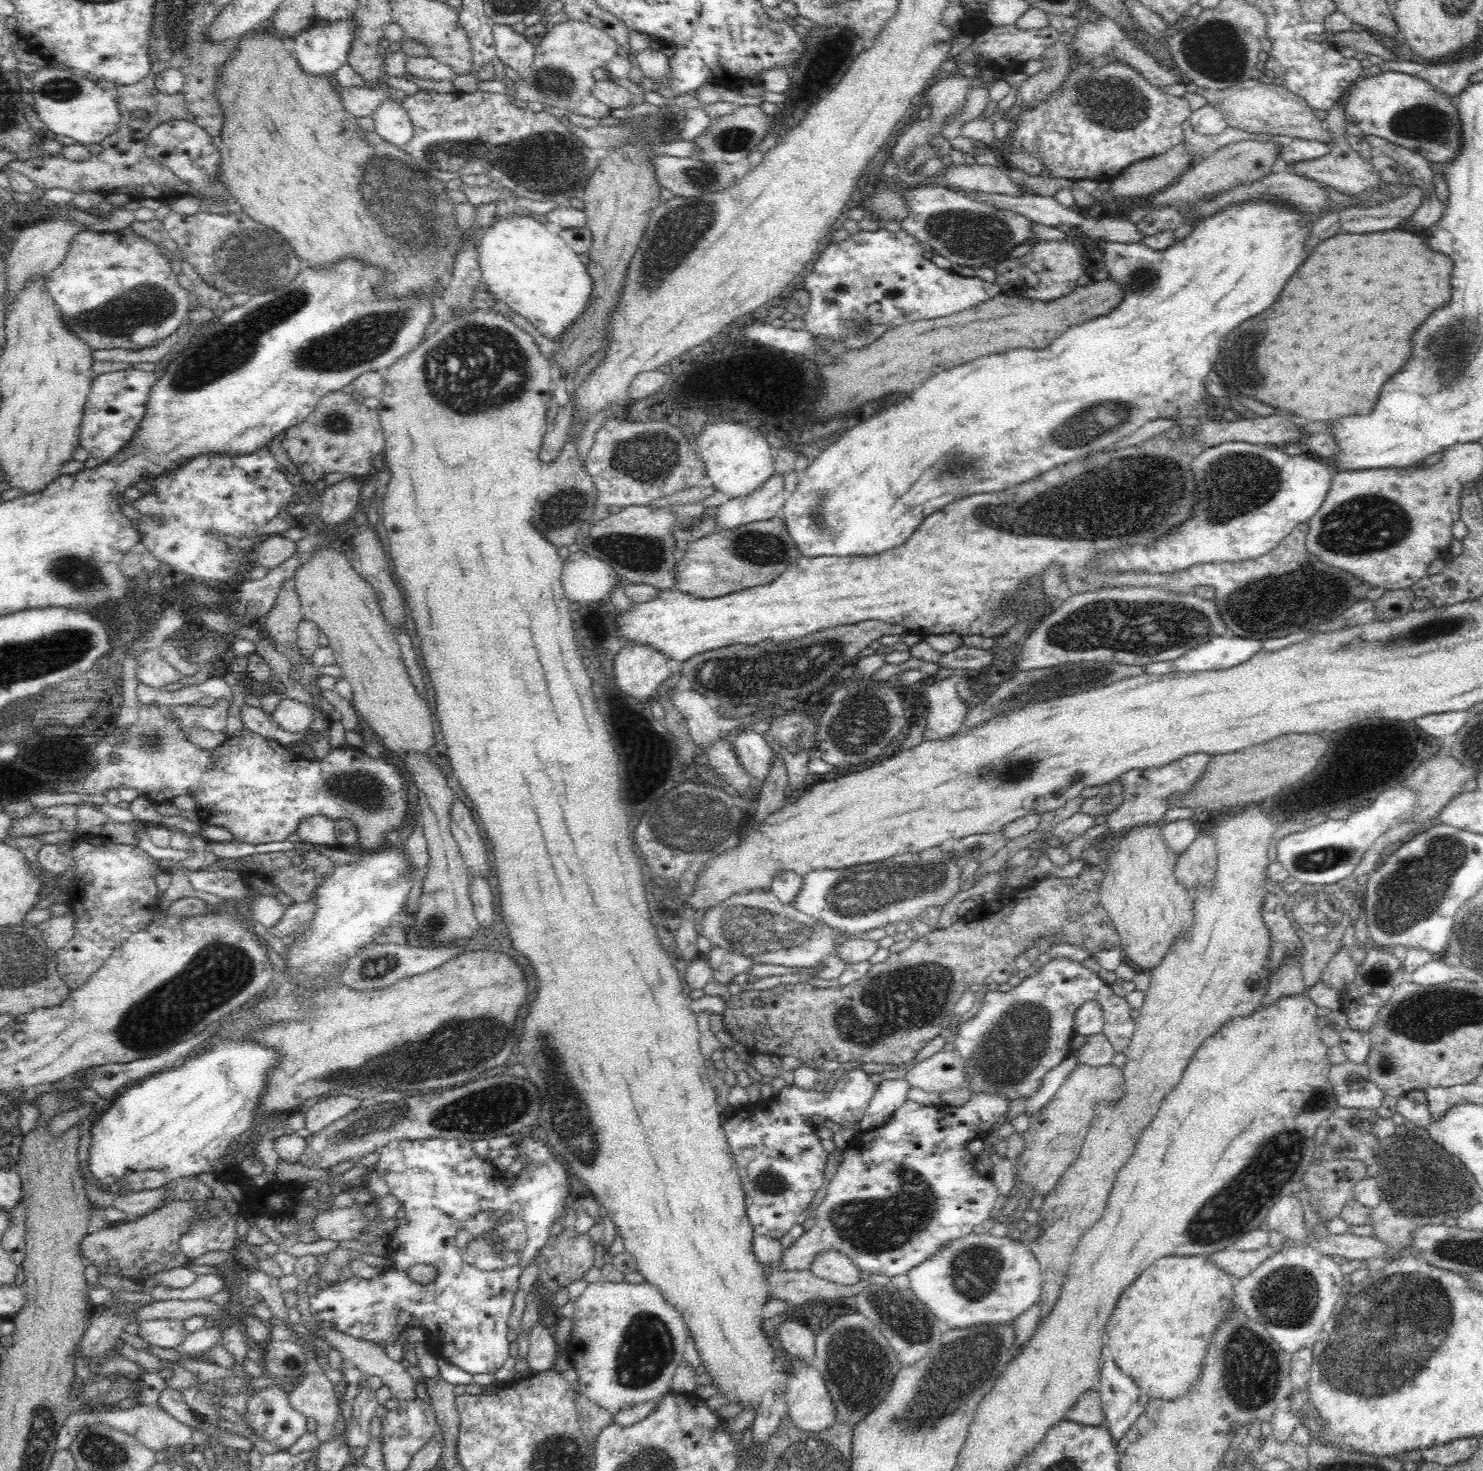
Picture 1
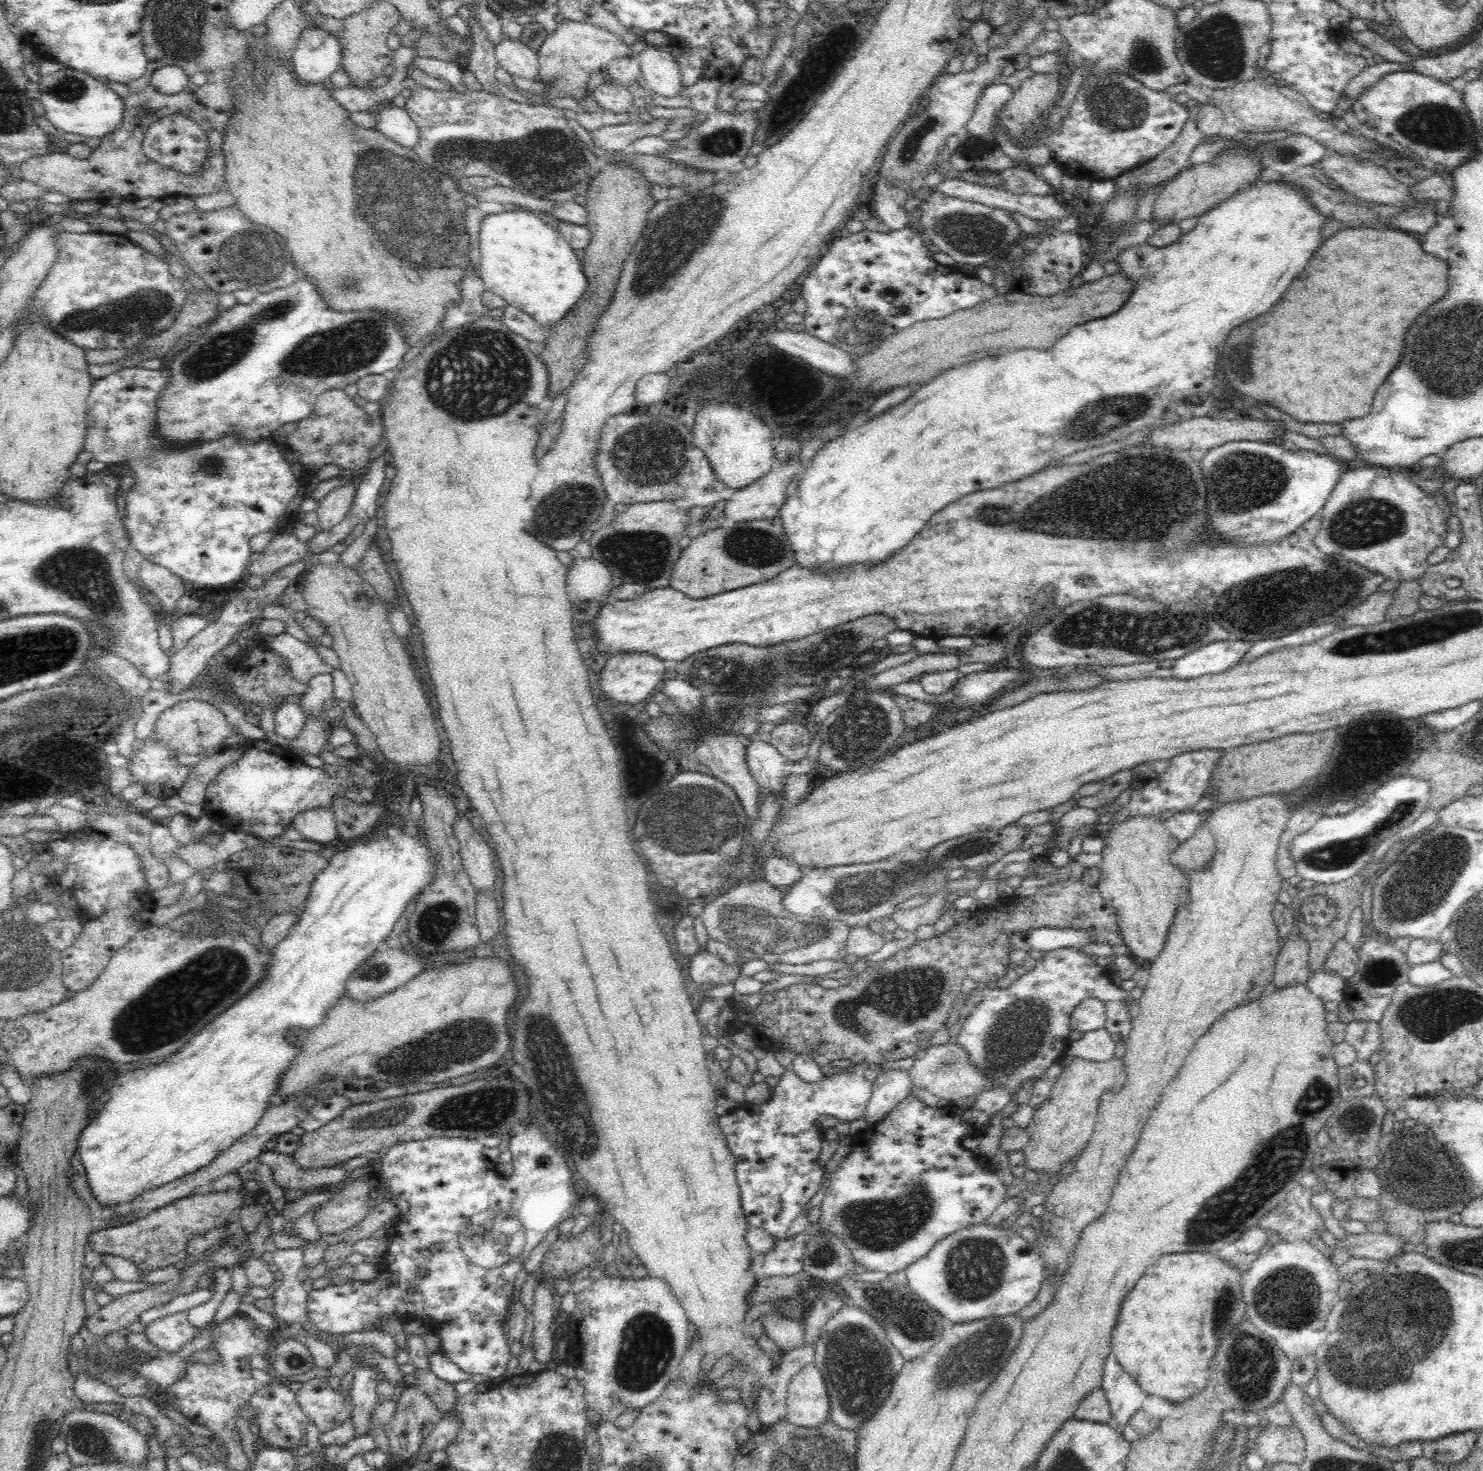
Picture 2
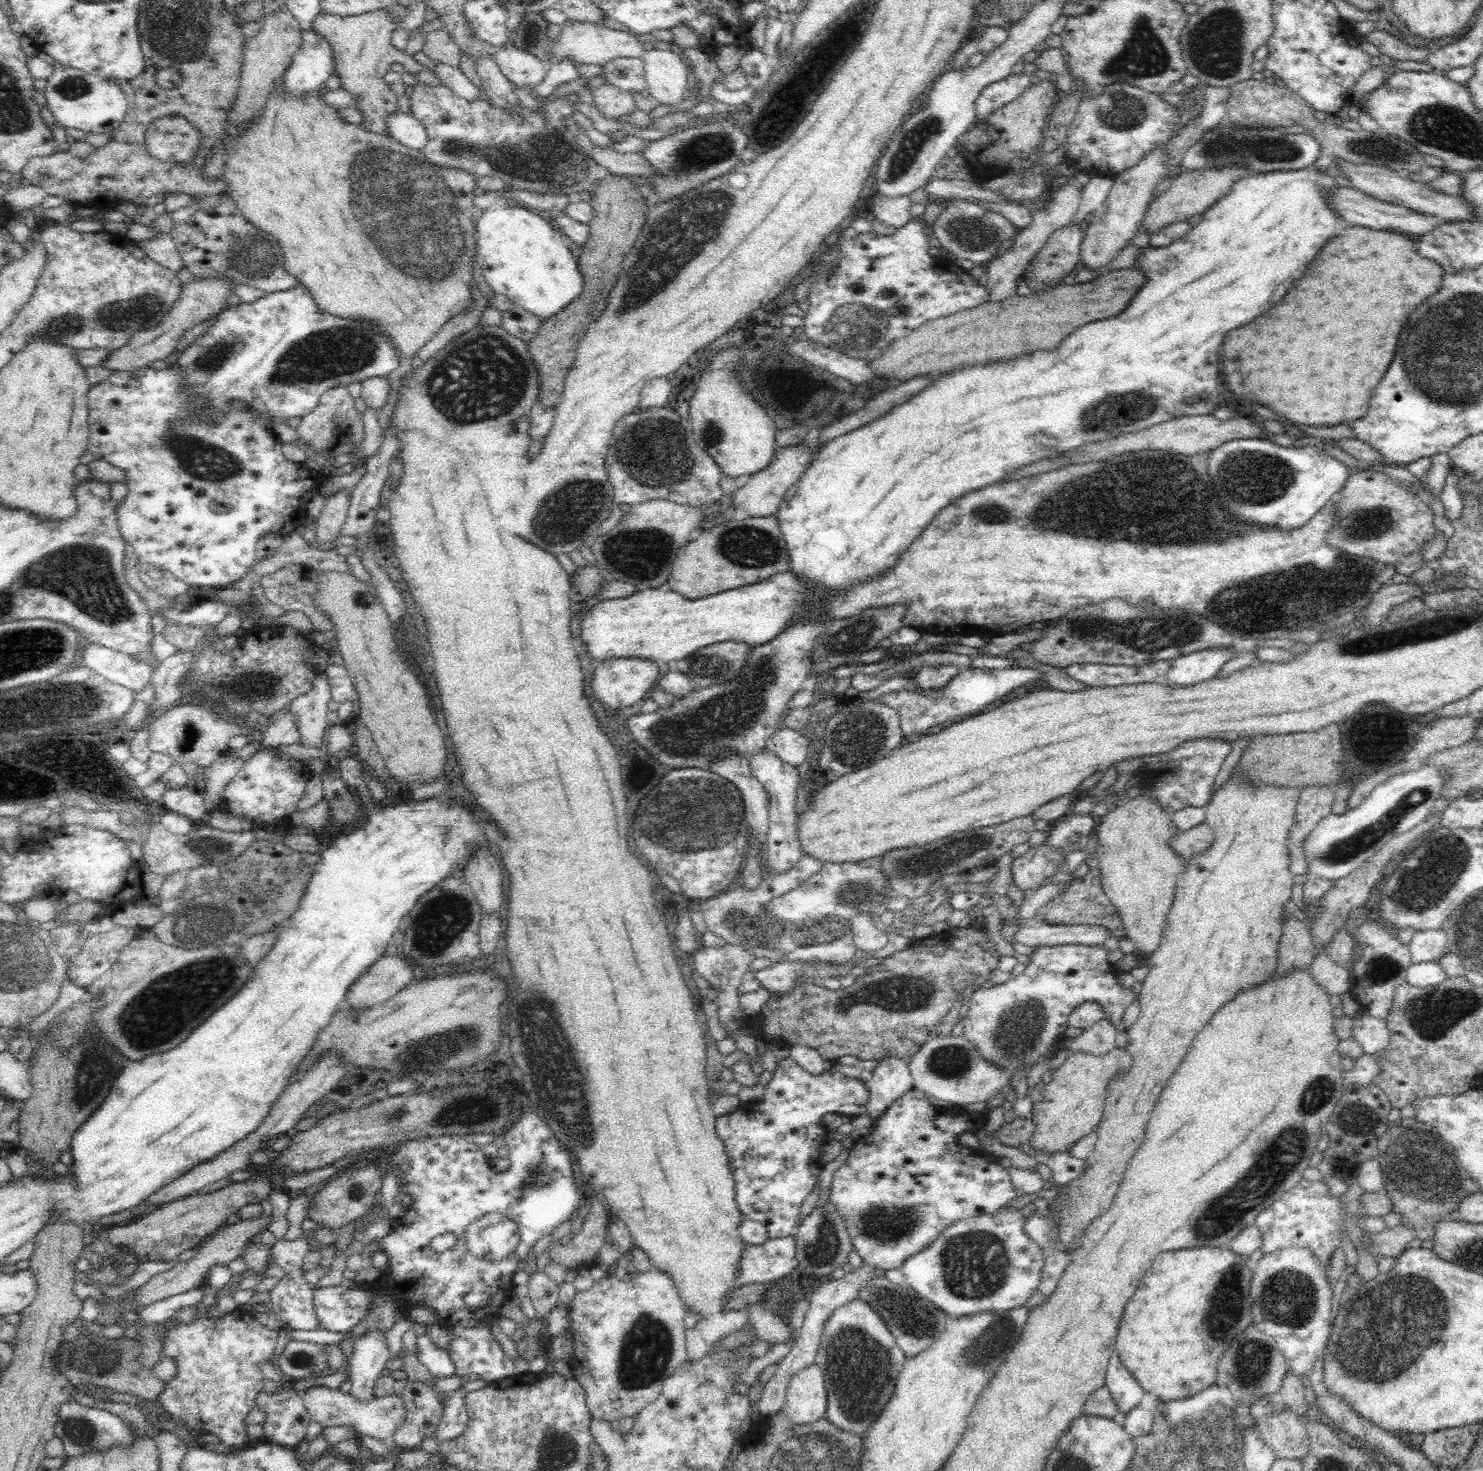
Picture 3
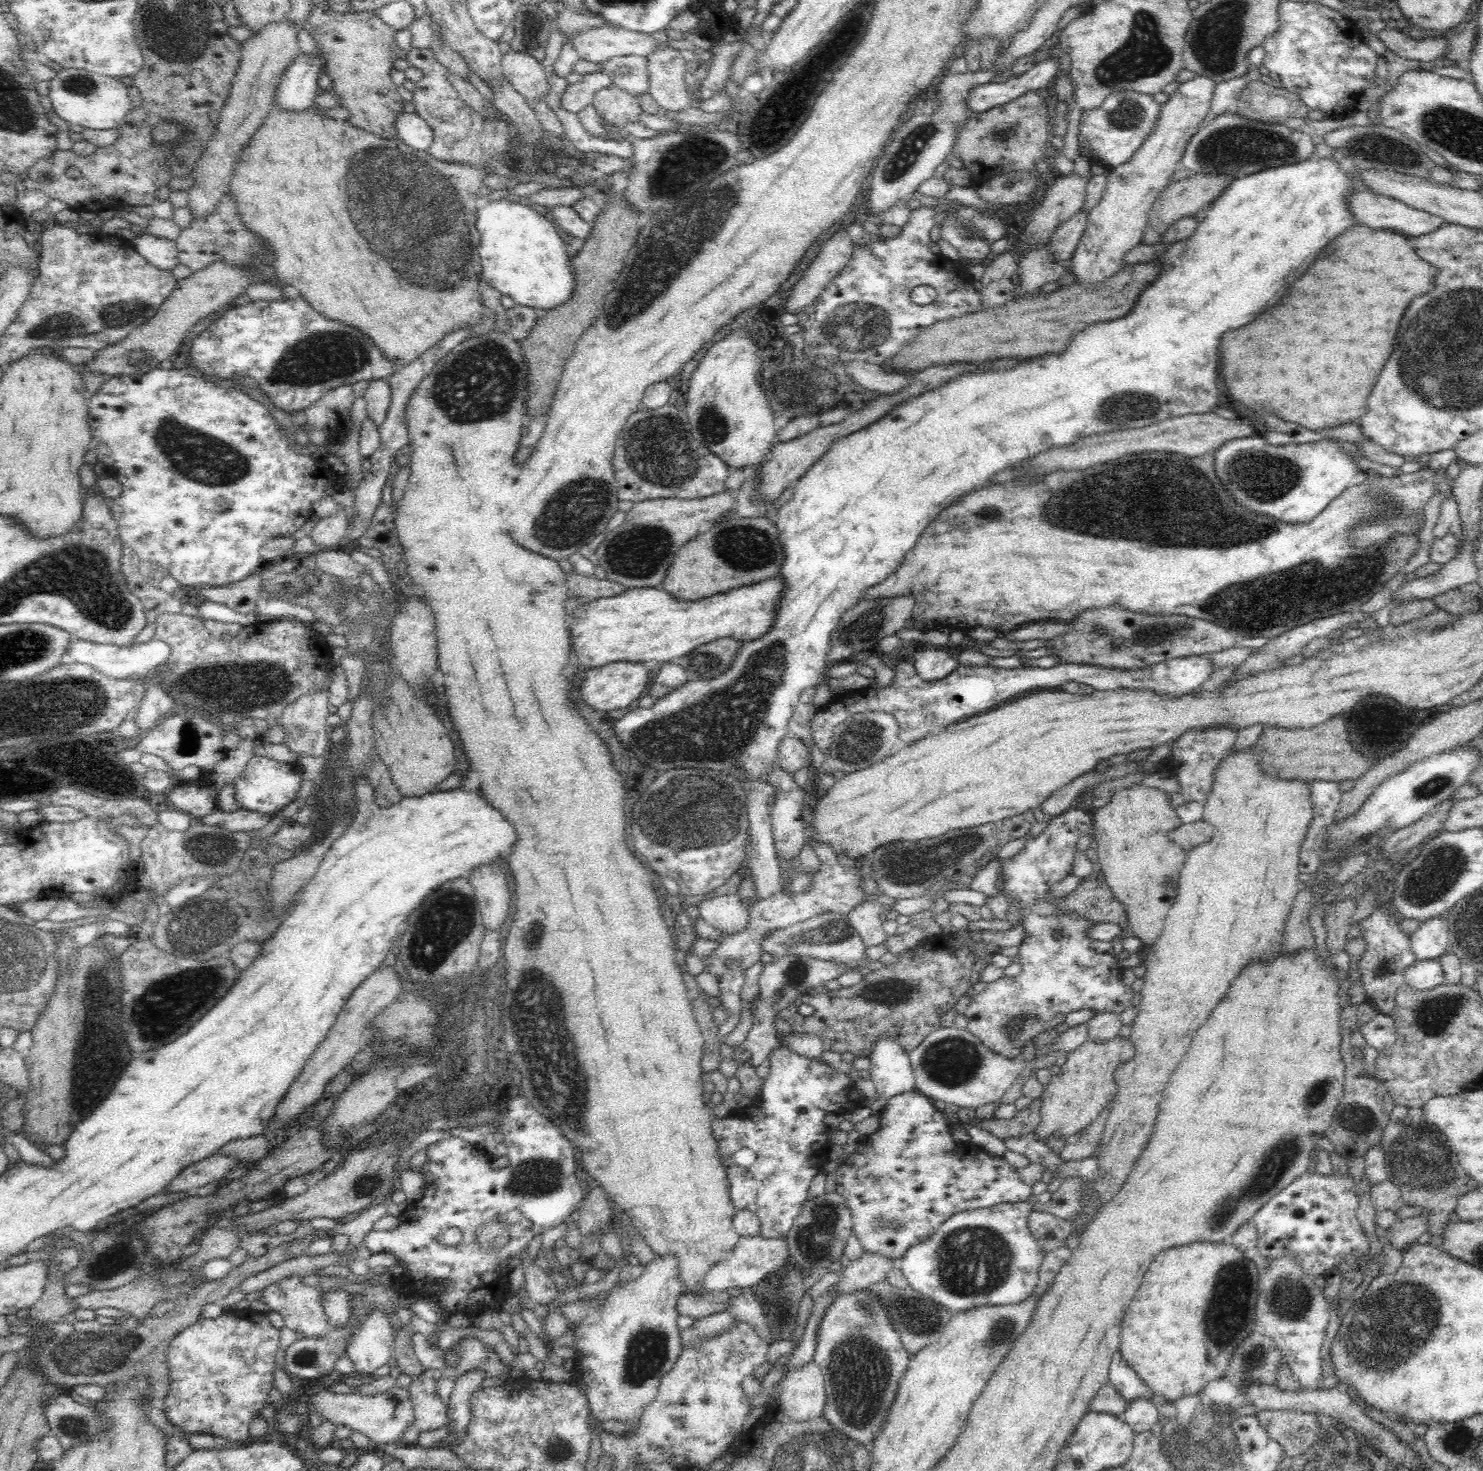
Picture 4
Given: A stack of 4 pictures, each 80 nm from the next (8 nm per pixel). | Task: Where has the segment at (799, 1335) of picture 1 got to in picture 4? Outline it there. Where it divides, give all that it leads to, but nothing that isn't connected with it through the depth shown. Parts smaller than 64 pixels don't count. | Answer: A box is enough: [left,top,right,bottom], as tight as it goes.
[724,1287,772,1341]

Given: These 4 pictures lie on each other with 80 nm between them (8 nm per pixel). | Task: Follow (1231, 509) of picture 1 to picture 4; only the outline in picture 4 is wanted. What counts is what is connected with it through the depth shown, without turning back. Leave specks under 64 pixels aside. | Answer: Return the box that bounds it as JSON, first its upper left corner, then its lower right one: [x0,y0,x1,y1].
[1213,435,1364,524]

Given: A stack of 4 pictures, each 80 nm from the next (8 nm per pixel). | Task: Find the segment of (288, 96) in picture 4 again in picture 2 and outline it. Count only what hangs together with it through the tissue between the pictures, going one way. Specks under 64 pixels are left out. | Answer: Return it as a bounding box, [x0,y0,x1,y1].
[291,25,340,84]

